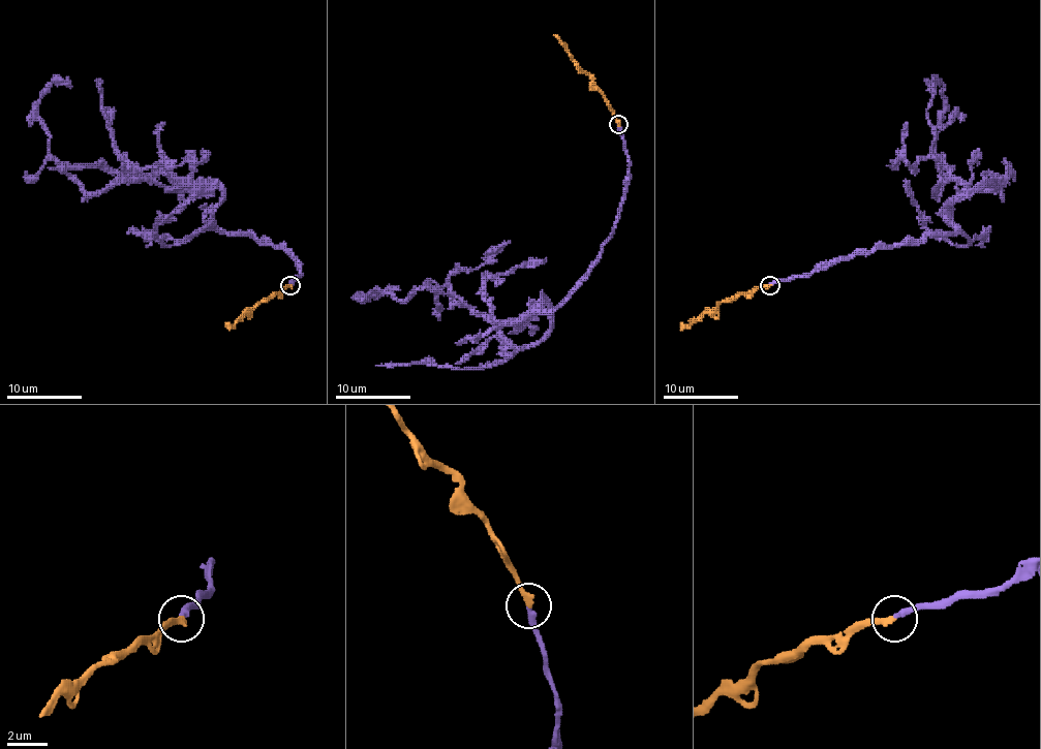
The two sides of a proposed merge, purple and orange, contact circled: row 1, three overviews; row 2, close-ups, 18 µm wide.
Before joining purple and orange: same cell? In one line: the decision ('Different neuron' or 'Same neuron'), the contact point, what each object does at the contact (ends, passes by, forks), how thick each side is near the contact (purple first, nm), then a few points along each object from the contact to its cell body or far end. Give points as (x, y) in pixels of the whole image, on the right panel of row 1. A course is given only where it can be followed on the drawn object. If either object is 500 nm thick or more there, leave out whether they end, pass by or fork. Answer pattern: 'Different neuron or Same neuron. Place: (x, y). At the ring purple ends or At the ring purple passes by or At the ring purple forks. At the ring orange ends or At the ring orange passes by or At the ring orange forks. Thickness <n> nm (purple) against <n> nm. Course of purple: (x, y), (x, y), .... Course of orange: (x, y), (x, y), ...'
Same neuron. Place: (770, 285). At the ring purple ends. At the ring orange ends. Thickness 300 nm (purple) against 320 nm. Course of purple: (769, 285), (951, 233), (947, 209), (992, 186), (958, 179), (934, 190), (945, 181), (936, 87). Course of orange: (769, 285), (737, 292), (687, 324), (680, 322)

